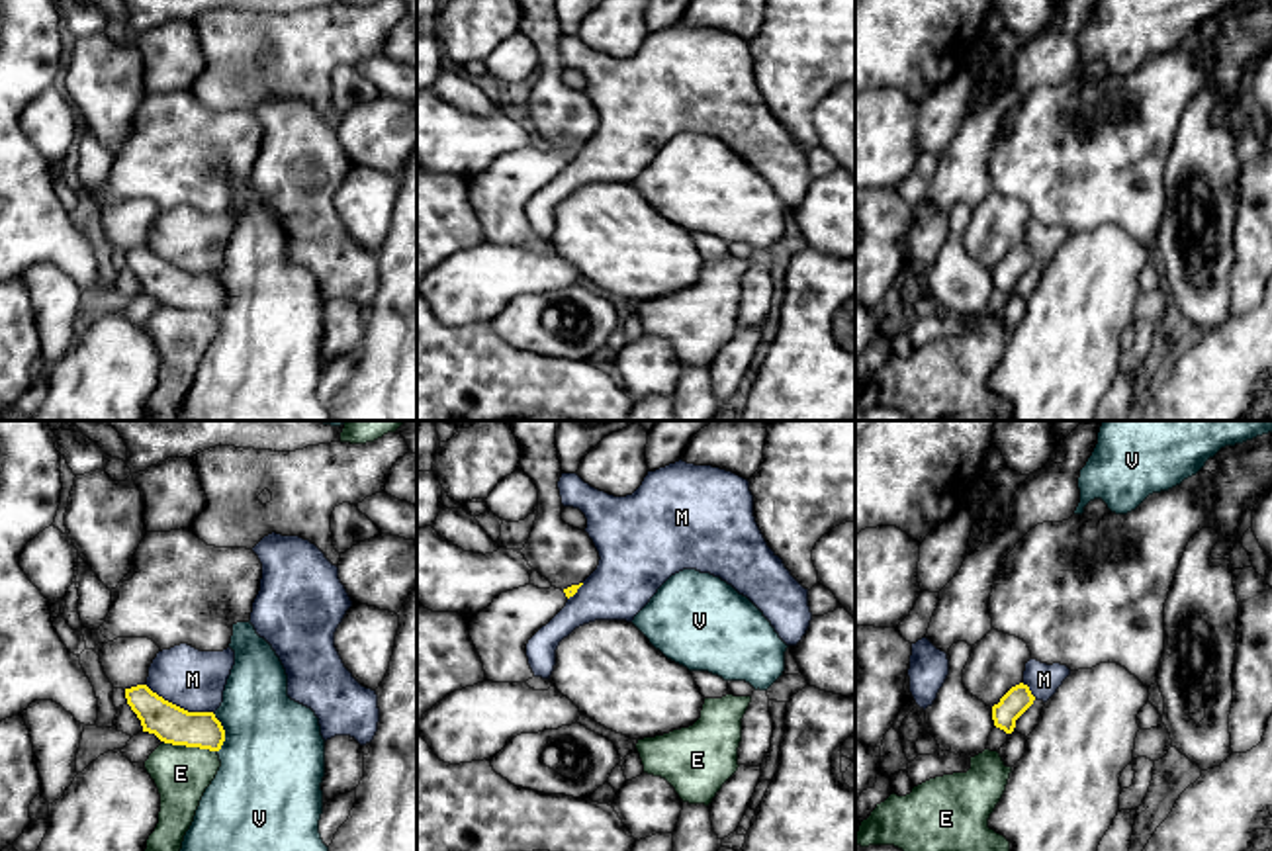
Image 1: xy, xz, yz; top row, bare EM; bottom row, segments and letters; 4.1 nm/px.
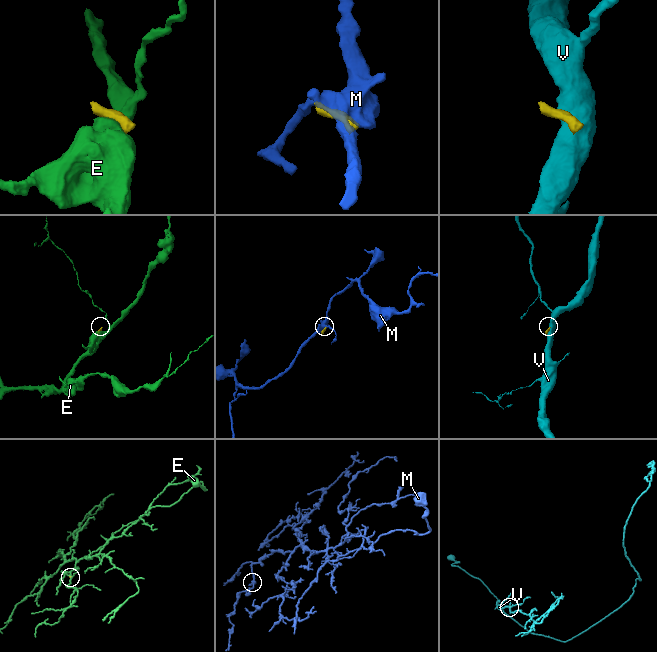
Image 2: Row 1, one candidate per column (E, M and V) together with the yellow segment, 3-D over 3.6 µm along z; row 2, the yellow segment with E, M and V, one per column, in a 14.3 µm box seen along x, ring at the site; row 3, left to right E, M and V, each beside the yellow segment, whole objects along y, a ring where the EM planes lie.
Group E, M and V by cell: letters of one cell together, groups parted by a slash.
E / M / V

